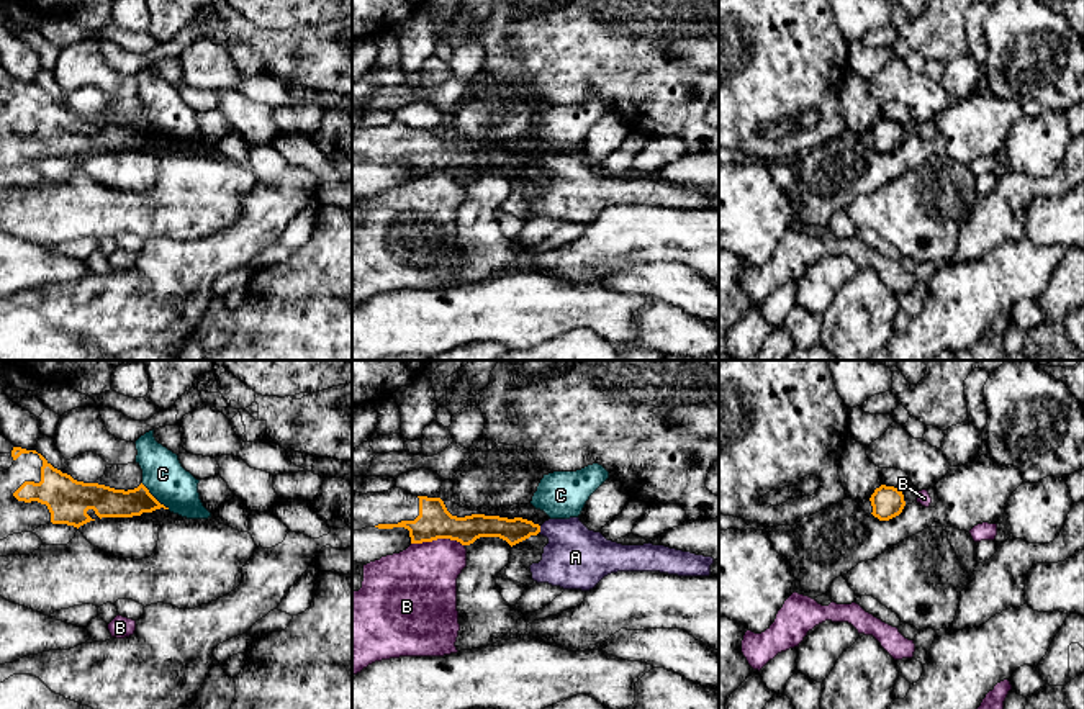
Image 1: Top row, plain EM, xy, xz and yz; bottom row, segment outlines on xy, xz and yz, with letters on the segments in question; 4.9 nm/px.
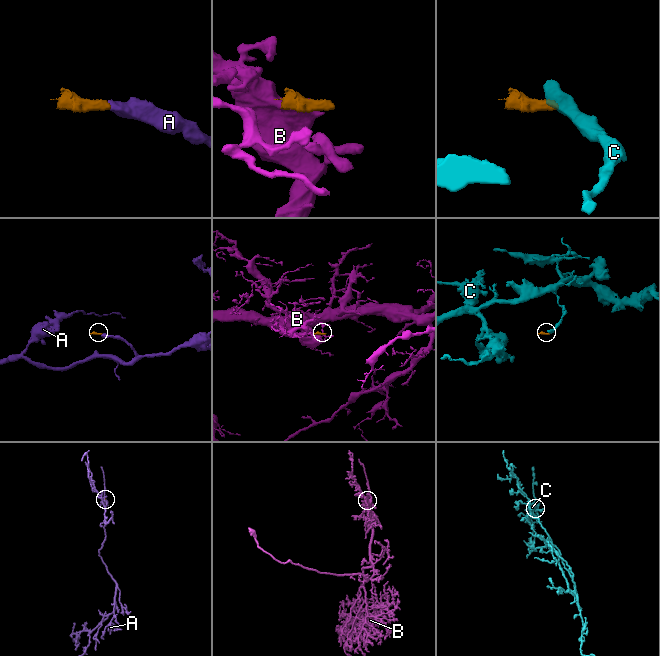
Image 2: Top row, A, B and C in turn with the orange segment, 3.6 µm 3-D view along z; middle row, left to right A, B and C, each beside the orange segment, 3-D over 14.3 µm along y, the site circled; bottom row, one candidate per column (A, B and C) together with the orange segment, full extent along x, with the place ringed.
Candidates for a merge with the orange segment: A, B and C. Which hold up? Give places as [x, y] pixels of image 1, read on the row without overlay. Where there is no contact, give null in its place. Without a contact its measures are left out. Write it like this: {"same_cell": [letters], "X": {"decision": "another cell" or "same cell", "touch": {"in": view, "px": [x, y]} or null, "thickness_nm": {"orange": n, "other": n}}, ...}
{"same_cell": ["A"], "A": {"decision": "same cell", "touch": {"in": "xz", "px": [539, 162]}, "thickness_nm": {"orange": 120, "other": 300}}, "B": {"decision": "another cell", "touch": {"in": "xz", "px": [438, 171]}, "thickness_nm": {"orange": 170, "other": 360}}, "C": {"decision": "another cell", "touch": {"in": "xy", "px": [153, 130]}, "thickness_nm": {"orange": 150, "other": 200}}}

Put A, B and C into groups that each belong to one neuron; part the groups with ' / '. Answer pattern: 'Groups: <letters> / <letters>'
Groups: A / B / C

